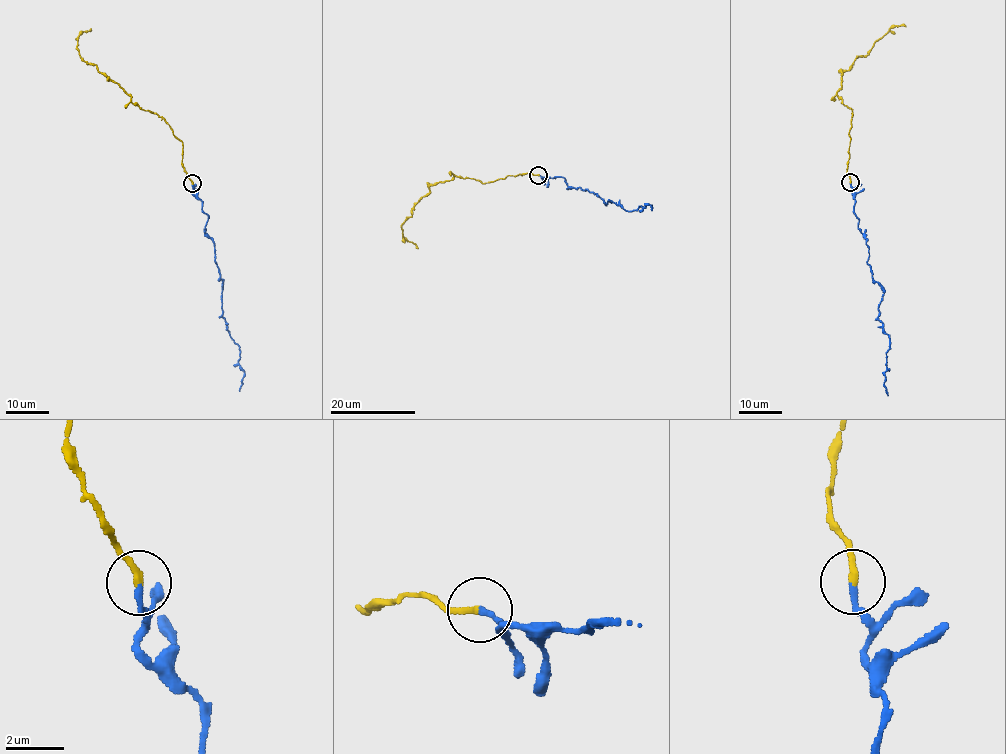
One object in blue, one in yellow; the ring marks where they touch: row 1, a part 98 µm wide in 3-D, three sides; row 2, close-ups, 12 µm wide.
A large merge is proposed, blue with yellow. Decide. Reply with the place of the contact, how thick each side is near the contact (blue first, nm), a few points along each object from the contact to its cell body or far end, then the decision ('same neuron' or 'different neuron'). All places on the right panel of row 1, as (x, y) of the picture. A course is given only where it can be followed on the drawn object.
at (850, 182); 190 nm thick on the blue side, 240 nm on the other; blue runs (850, 182), (858, 227), (869, 249), (867, 264), (883, 293), (878, 320), (890, 346), (884, 385), (888, 395); yellow runs (850, 182), (847, 169), (852, 110), (843, 104), (837, 94), (840, 78), (891, 28), (905, 25); same neuron

